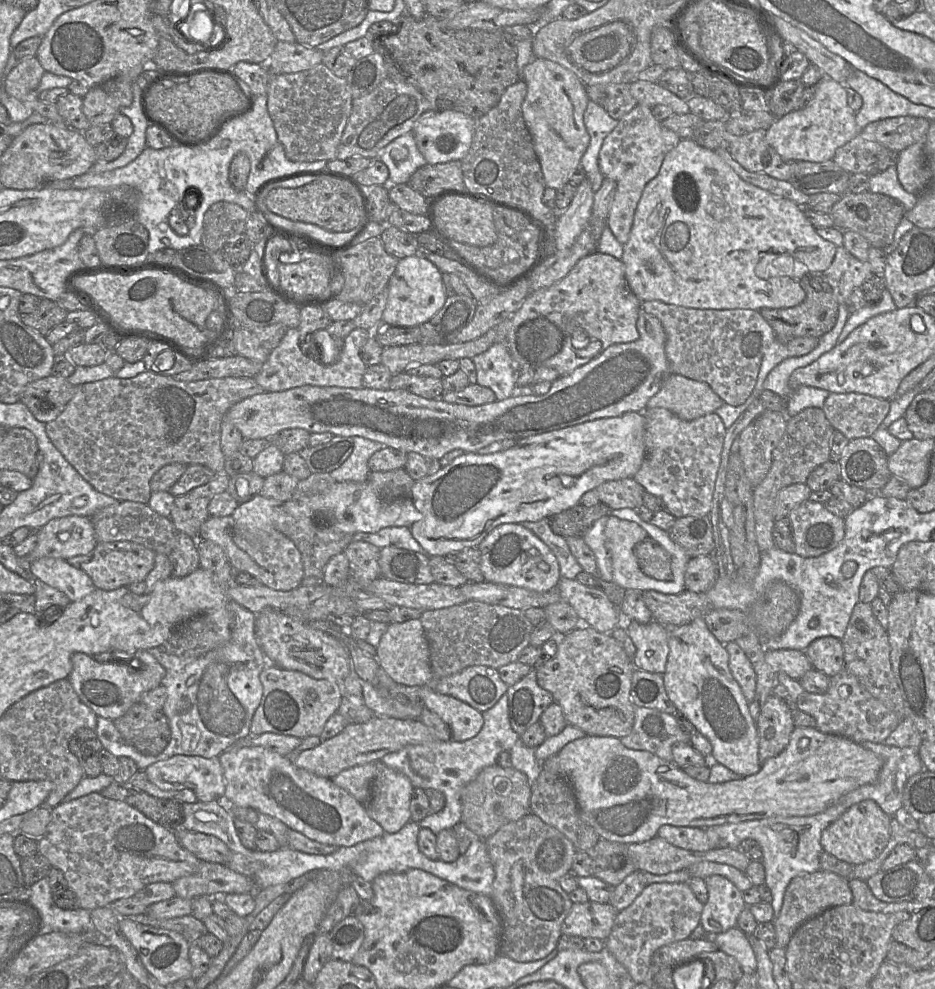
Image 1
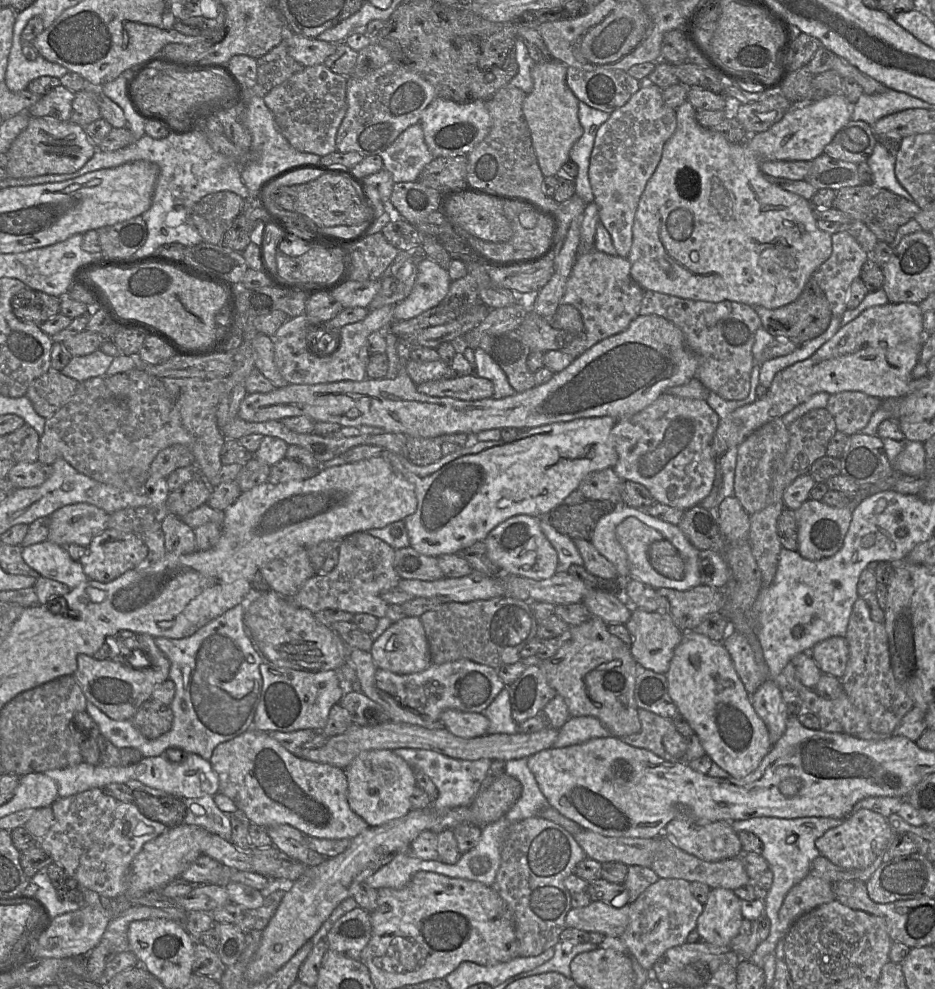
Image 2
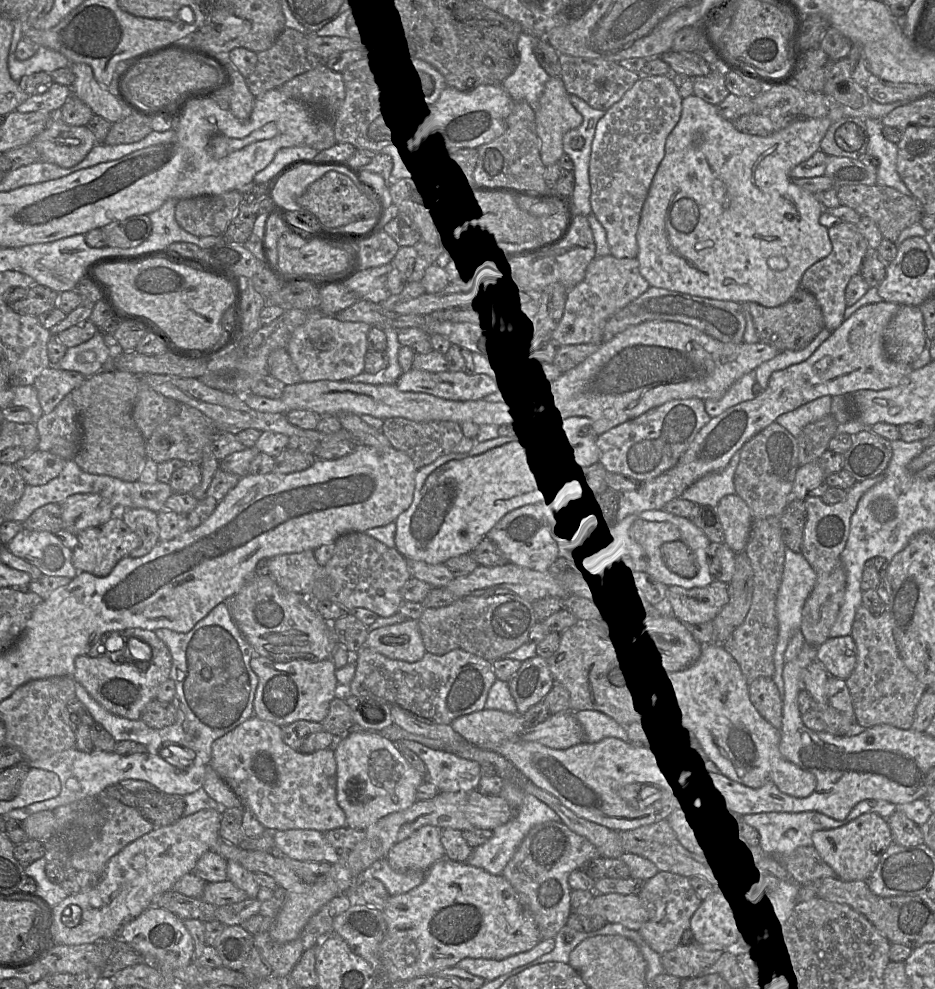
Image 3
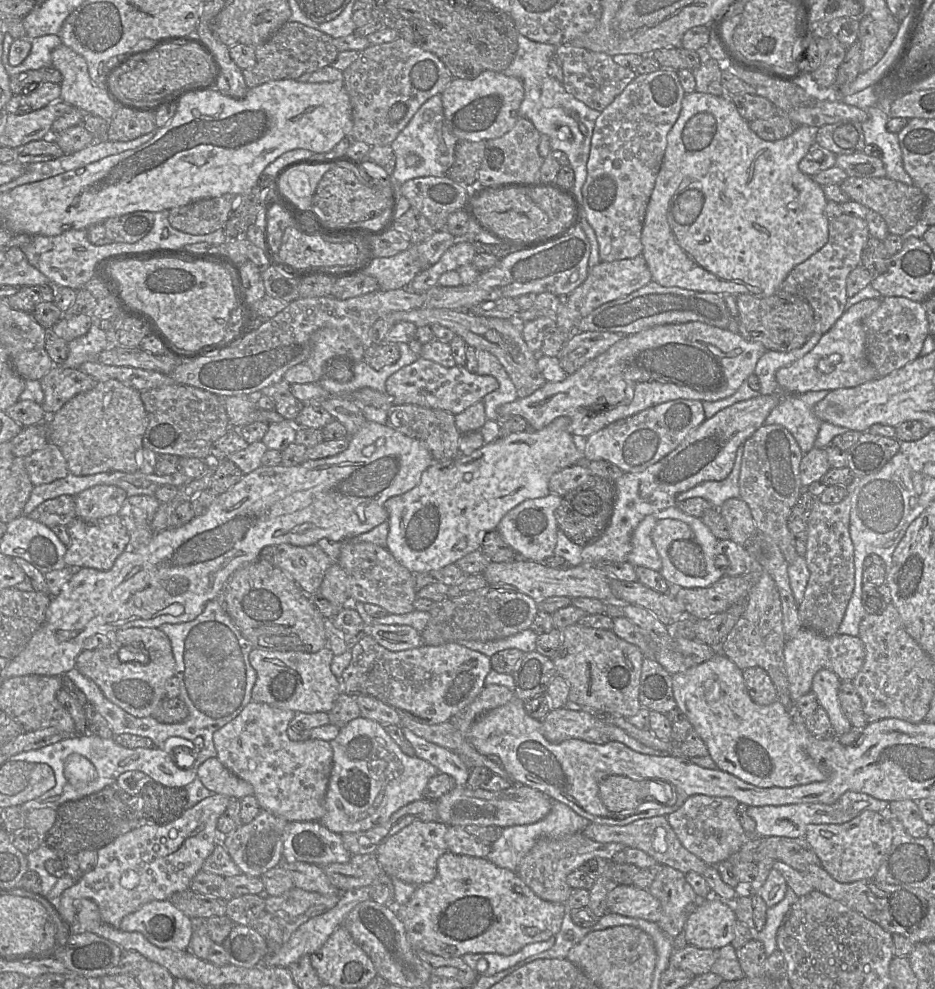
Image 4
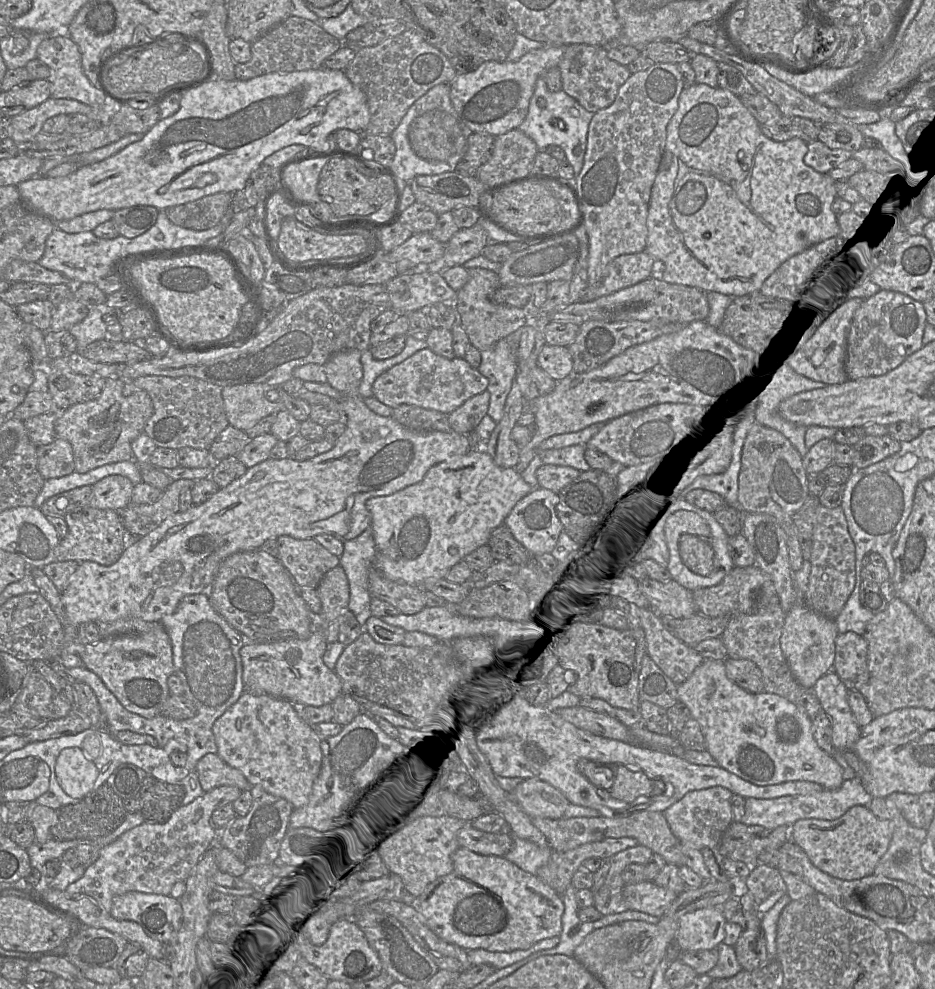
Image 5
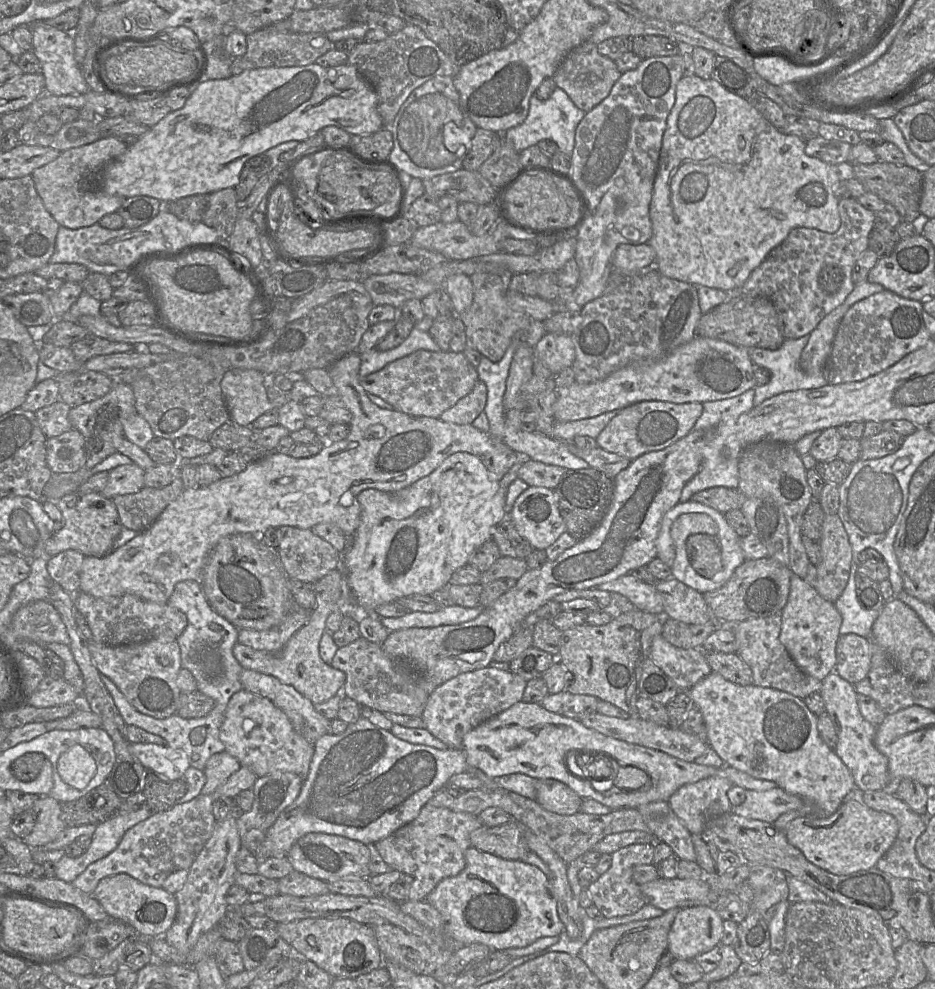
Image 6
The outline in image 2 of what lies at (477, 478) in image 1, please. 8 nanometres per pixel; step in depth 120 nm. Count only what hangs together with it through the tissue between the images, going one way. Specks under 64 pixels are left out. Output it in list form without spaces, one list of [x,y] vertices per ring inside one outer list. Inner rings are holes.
[[[603,416],[579,418],[572,421],[557,422],[530,429],[519,429],[516,439],[512,442],[506,443],[502,439],[496,441],[479,441],[476,445],[463,447],[458,451],[443,456],[435,463],[427,466],[414,465],[407,458],[384,449],[381,457],[389,462],[398,474],[414,486],[417,497],[416,511],[403,520],[409,537],[409,547],[422,555],[433,556],[436,558],[440,555],[460,553],[463,549],[473,545],[475,542],[484,541],[492,529],[510,517],[516,515],[530,515],[534,517],[544,516],[555,507],[563,504],[565,498],[578,489],[580,482],[585,476],[595,471],[614,468],[618,461],[618,454],[611,439],[610,432],[616,423],[617,419]]]

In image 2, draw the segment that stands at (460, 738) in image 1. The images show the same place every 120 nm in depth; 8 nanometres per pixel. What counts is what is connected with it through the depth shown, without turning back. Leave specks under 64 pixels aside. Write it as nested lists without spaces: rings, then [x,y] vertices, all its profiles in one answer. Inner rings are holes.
[[[447,709],[440,715],[440,722],[451,734],[461,738],[475,738],[487,734],[489,720],[483,713]]]

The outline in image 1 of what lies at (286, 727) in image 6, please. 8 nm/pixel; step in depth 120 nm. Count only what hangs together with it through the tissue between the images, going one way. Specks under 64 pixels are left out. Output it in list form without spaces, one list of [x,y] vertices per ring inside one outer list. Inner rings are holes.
[[[232,746],[218,757],[223,769],[226,804],[232,807],[253,808],[284,823],[288,828],[302,833],[311,840],[338,847],[350,847],[360,842],[384,835],[379,823],[367,813],[364,804],[359,803],[349,792],[338,787],[330,778],[317,776],[292,763],[282,756],[261,746]]]

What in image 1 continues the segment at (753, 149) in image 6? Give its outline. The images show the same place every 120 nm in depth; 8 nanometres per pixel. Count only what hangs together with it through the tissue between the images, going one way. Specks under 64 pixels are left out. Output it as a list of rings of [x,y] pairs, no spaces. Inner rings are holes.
[[[823,77],[815,86],[812,101],[804,109],[797,109],[776,118],[766,131],[766,140],[783,160],[832,160],[839,147],[861,132],[856,124],[855,114],[848,105],[846,86],[829,77]],[[684,138],[666,154],[659,173],[646,184],[634,213],[629,239],[623,246],[621,260],[625,266],[628,285],[640,301],[659,300],[697,309],[761,310],[791,308],[801,304],[805,300],[805,291],[801,286],[802,277],[808,272],[824,272],[828,269],[836,250],[836,245],[817,234],[816,228],[806,218],[804,208],[789,199],[745,182],[714,150],[702,147],[690,138]]]

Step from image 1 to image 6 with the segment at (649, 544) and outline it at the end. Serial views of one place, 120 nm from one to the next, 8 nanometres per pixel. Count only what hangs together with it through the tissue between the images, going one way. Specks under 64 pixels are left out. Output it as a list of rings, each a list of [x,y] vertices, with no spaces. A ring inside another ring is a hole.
[[[692,534],[686,541],[688,560],[700,577],[713,579],[723,570],[723,555],[717,537]]]

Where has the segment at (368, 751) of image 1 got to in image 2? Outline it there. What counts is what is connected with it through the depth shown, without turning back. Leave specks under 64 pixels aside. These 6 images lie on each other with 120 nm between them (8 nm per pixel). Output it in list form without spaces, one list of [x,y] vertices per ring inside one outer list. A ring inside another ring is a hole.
[[[393,721],[371,727],[352,723],[344,733],[329,737],[322,747],[305,751],[299,747],[294,755],[301,759],[329,764],[340,769],[346,768],[363,751],[398,748],[432,750],[451,758],[463,760],[488,758],[490,760],[508,761],[510,759],[528,758],[541,750],[552,748],[557,737],[558,729],[551,726],[534,733],[518,731],[514,734],[485,734],[475,738],[461,738],[451,734],[445,727],[427,729],[418,725]]]

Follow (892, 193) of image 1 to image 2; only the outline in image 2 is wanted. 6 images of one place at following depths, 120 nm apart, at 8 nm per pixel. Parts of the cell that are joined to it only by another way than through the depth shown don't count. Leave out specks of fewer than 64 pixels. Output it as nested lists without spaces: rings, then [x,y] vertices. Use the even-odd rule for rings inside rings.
[[[876,143],[873,152],[866,161],[872,172],[872,184],[879,188],[890,190],[908,201],[912,196],[898,182],[895,173],[895,157],[880,143]]]

